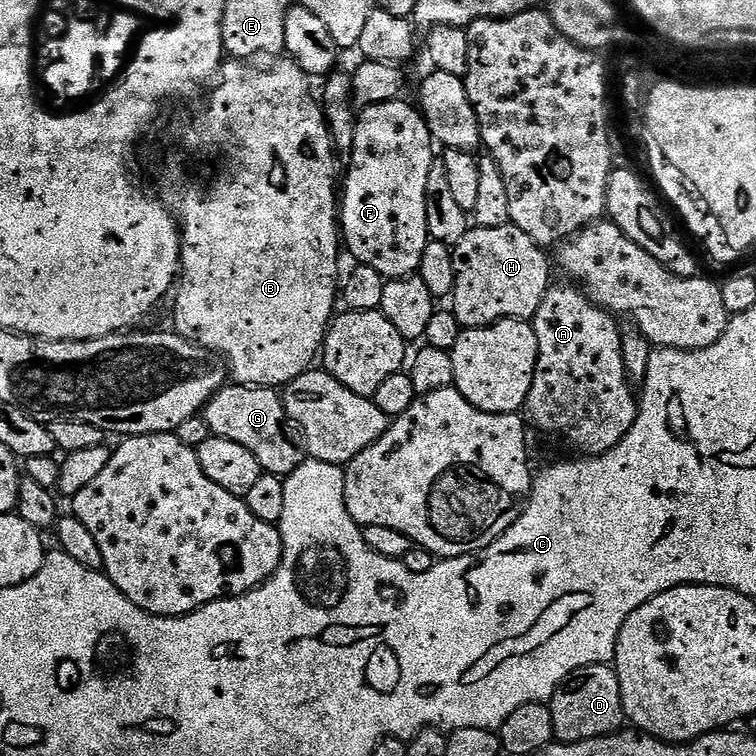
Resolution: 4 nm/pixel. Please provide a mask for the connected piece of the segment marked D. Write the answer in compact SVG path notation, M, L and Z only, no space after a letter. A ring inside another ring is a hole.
M607 664L579 668L552 695L550 707L554 722L554 737L562 744L611 736L621 731L626 720L615 667Z

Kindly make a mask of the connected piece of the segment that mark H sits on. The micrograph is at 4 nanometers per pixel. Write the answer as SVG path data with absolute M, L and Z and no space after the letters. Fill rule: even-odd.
M511 222L504 224L500 228L478 228L473 227L464 235L462 242L458 242L452 248L452 257L454 258L454 270L456 271L456 281L454 290L450 297L450 311L456 316L461 329L465 328L484 328L487 324L497 324L499 320L526 320L531 321L536 315L538 306L542 306L542 298L548 293L550 281L548 281L548 260L544 257L545 249L532 241L530 234L522 234Z

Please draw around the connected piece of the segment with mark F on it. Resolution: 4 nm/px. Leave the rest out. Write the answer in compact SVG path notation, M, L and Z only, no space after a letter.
M404 98L375 104L359 113L354 134L354 146L350 153L352 169L342 180L342 199L338 204L338 223L342 244L352 251L356 264L365 264L385 278L411 276L419 273L422 250L426 250L428 227L426 226L426 178L430 178L430 166L434 159L434 141L428 124L419 107L410 105Z

